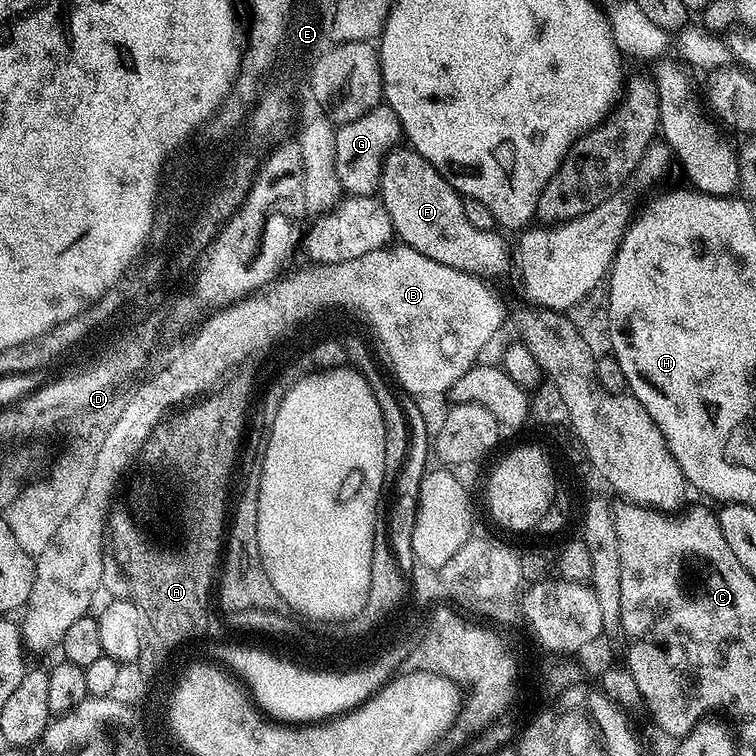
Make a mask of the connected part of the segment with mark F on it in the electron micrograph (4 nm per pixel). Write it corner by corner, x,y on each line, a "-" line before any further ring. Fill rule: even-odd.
410,146
394,148
393,152
384,160
378,195
386,206
386,214
390,214
395,239
403,247
418,250
418,254
426,254
426,258
434,262
442,262
442,266
452,268
456,264
456,252
472,252
472,248
476,248
474,256
478,256
480,246
472,246
472,240
496,240
501,235
499,231
481,228
479,223
472,219
466,207
465,197
456,192
454,186
450,186
446,178
442,178
438,170
434,170
432,164
426,162
426,158
422,158
422,154
418,154

